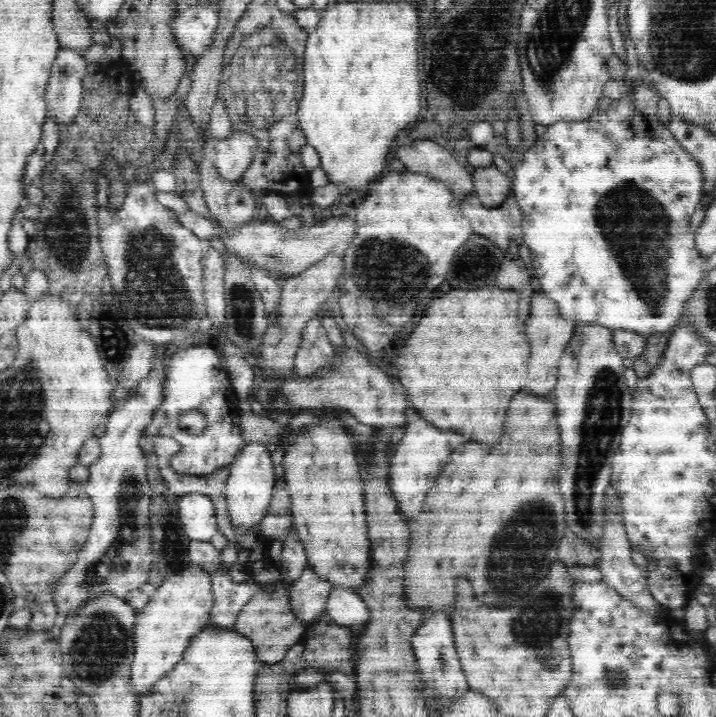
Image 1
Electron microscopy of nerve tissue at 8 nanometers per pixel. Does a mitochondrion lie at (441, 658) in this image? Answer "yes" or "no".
yes

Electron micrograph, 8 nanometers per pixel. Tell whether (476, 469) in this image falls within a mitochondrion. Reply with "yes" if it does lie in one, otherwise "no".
no

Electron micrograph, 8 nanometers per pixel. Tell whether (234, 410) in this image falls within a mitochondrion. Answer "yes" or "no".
no

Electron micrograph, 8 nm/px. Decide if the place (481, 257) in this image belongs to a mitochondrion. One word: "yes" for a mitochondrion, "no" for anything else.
yes

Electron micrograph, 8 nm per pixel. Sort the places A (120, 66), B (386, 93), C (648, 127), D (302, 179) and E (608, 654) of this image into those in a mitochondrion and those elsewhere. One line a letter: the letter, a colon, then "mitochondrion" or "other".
A: other
B: other
C: other
D: other
E: other

